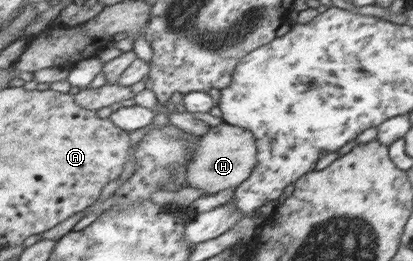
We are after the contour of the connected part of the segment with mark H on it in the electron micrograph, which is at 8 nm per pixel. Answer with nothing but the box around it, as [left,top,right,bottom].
[187,122,258,194]

